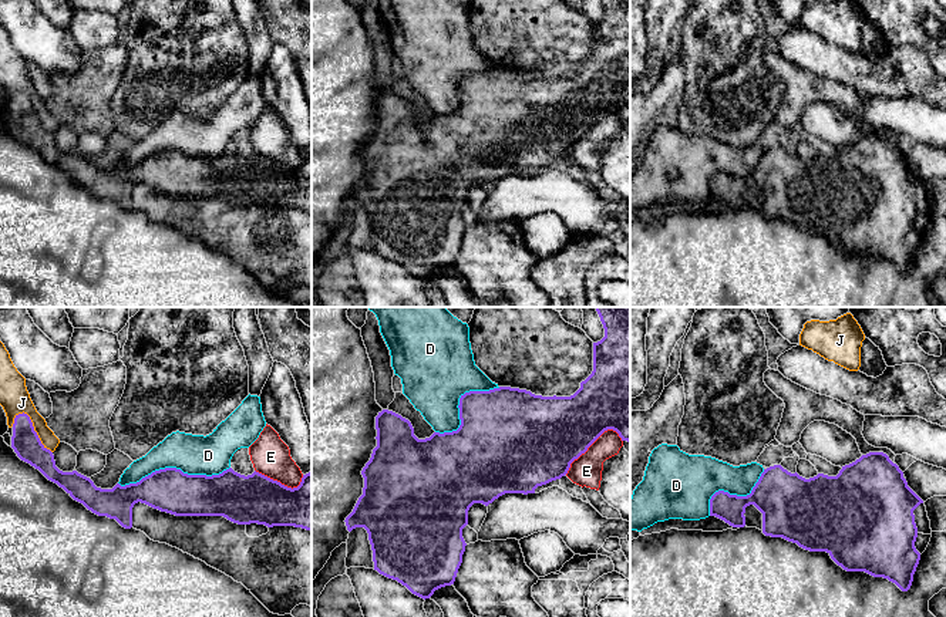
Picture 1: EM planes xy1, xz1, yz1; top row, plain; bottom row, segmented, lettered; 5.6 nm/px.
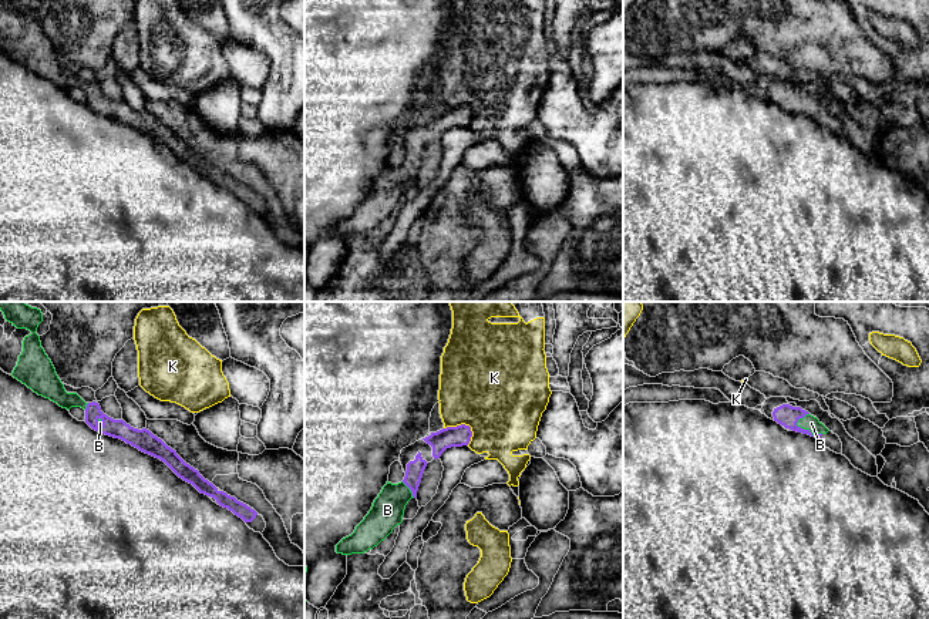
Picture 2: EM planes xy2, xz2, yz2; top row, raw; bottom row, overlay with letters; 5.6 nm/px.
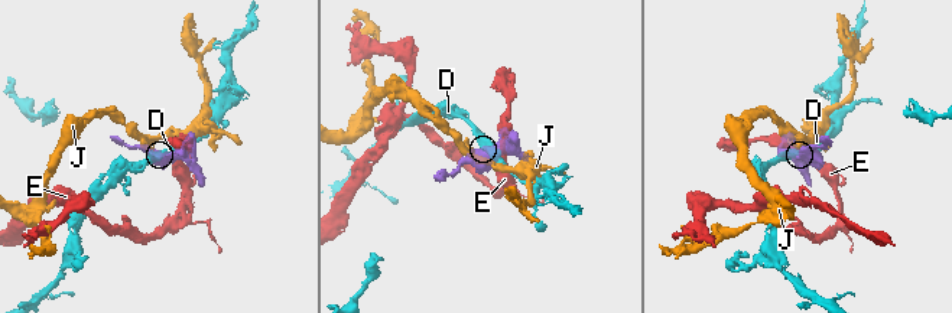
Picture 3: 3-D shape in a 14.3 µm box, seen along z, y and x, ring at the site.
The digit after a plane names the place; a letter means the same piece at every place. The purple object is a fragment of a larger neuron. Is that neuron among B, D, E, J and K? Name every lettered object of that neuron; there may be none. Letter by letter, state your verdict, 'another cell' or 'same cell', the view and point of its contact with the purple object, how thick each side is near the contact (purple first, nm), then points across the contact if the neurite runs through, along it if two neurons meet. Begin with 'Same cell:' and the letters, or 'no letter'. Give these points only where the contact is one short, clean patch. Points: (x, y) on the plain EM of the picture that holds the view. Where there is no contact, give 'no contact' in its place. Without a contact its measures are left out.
Same cell: B
B: same cell; contact yz2 (808, 111); calibres 120 and 90 nm; way yz2 (786, 96), (808, 111), (811, 104)
D: another cell; contact xy1 (174, 149); calibres 240 and 220 nm
E: another cell; contact xz1 (589, 127); calibres 420 and 180 nm
J: another cell; contact xy1 (33, 110); calibres 160 and 170 nm
K: another cell; contact xz2 (464, 106); calibres 120 and 500 nm; border xz2 (444, 108), (467, 106), (471, 113), (470, 124)

